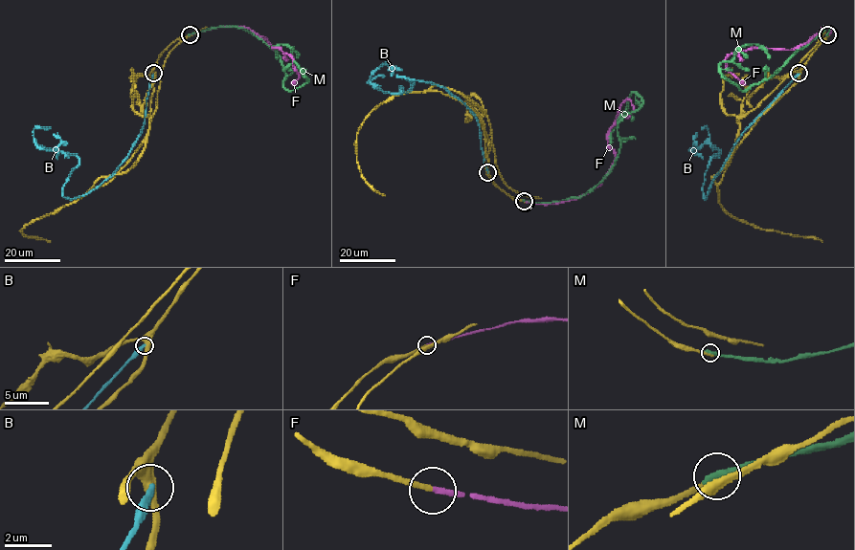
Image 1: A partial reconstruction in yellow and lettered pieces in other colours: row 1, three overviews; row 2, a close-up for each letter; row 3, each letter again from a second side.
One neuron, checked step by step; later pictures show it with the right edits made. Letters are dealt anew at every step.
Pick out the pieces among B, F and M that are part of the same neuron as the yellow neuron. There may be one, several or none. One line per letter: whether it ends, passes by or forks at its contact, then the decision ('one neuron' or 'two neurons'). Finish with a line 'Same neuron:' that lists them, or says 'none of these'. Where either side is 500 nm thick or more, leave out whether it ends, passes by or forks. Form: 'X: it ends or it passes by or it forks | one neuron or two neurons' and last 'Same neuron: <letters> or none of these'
B: it ends | two neurons
F: it ends | one neuron
M: it ends | two neurons
Same neuron: F

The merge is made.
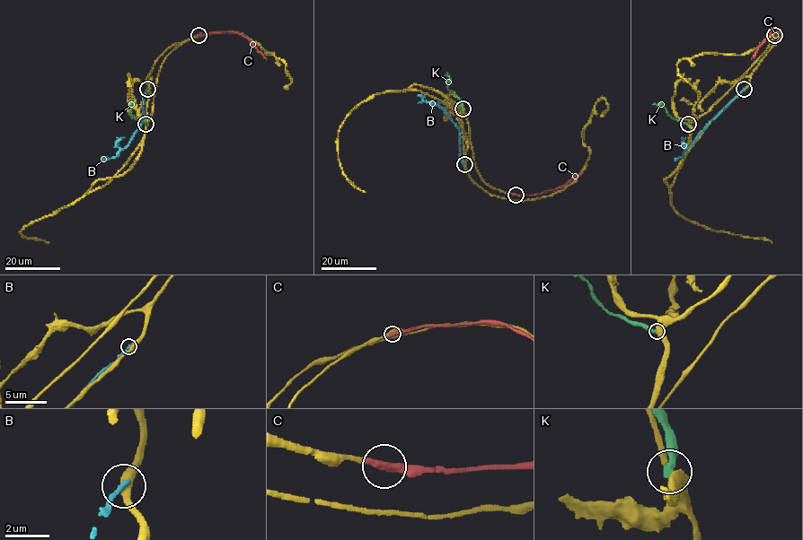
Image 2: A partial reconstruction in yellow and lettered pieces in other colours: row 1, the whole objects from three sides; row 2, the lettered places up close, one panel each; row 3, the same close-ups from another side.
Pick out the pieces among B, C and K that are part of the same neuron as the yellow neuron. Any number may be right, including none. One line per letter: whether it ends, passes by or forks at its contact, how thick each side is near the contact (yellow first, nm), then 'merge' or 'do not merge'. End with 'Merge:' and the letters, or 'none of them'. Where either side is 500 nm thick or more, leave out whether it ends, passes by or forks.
B: it ends | 380/240 nm | do not merge
C: it ends | 320/480 nm | do not merge
K: 550/420 nm | do not merge
Merge: none of them

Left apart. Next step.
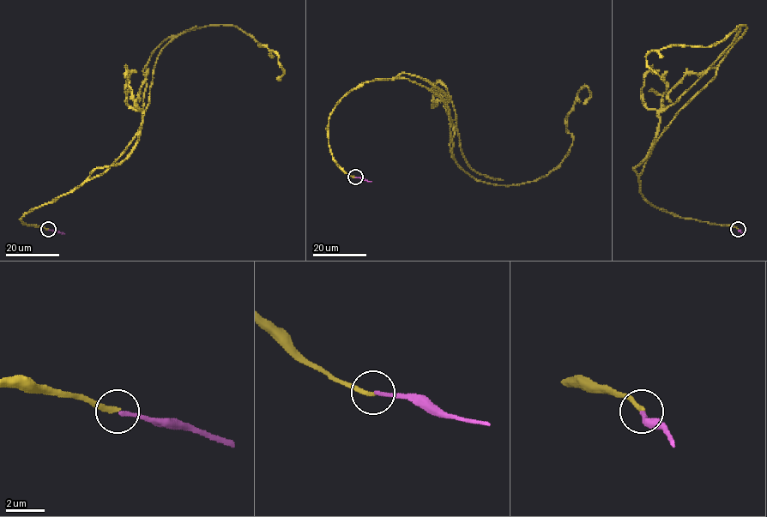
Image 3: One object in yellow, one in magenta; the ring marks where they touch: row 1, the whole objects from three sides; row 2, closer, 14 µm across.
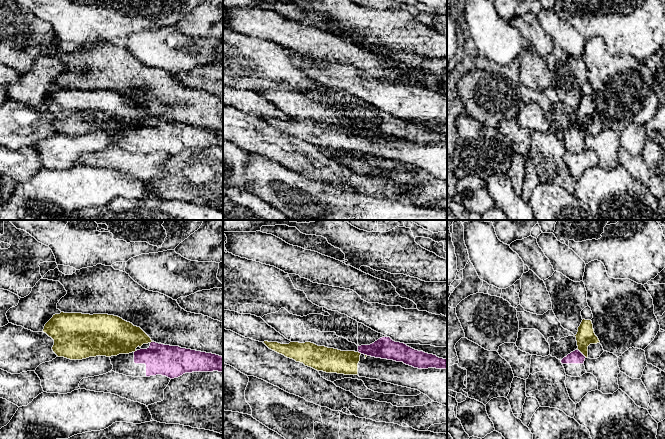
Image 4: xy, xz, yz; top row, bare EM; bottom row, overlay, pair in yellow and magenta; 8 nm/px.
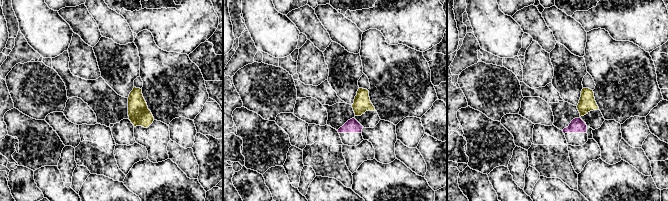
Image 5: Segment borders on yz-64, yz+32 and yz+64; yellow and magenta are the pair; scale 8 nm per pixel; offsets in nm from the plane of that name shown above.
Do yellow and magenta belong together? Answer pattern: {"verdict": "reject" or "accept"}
{"verdict": "reject"}

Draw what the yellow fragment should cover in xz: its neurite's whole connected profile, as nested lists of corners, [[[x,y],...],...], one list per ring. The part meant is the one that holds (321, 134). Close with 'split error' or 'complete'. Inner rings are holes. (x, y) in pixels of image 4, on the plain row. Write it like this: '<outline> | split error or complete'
[[[263,118],[269,125],[317,147],[358,151],[420,167],[447,182],[447,145],[418,145],[403,138],[375,134],[355,127],[341,127],[311,118]]] | split error

